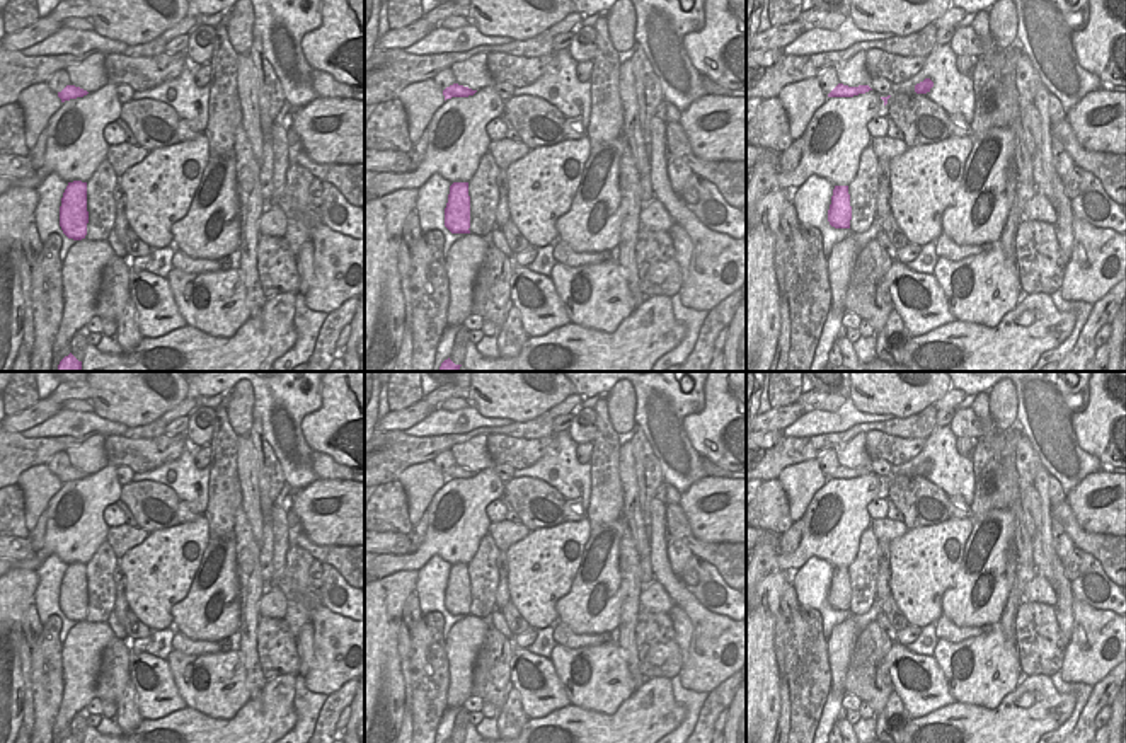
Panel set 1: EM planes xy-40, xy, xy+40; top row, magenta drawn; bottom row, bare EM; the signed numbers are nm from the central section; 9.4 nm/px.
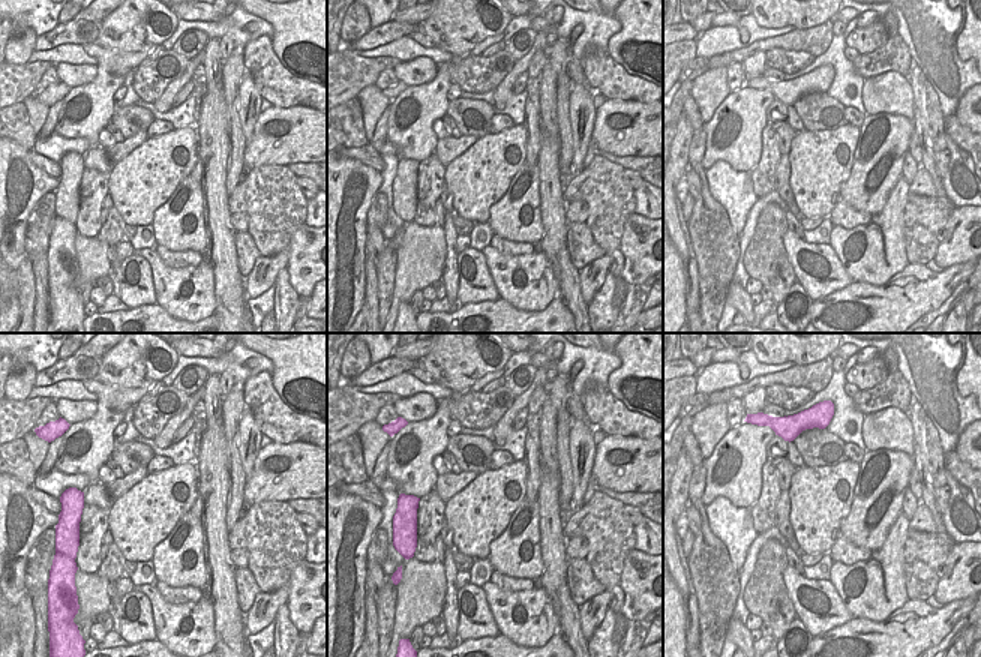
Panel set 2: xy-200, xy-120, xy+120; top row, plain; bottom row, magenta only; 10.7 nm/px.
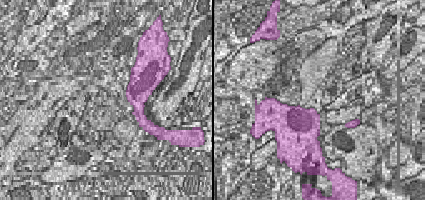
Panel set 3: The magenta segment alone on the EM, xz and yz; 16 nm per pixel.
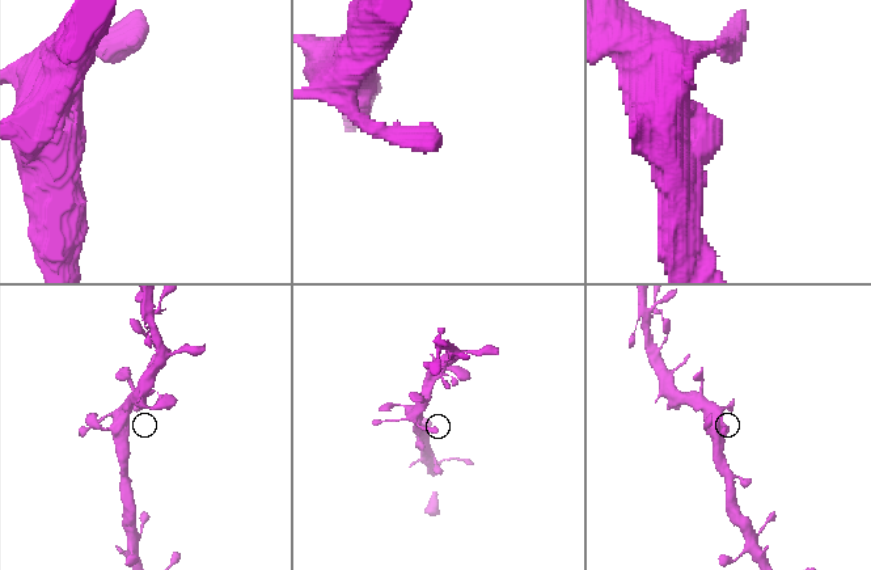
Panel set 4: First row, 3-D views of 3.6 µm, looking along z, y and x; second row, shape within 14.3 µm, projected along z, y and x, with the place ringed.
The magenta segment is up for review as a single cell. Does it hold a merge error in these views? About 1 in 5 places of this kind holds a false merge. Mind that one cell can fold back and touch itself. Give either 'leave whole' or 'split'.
leave whole

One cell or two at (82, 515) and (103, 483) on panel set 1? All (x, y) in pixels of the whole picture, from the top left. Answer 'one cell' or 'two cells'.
one cell

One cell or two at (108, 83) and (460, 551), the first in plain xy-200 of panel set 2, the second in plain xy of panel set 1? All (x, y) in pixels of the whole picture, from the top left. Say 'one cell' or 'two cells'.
one cell

